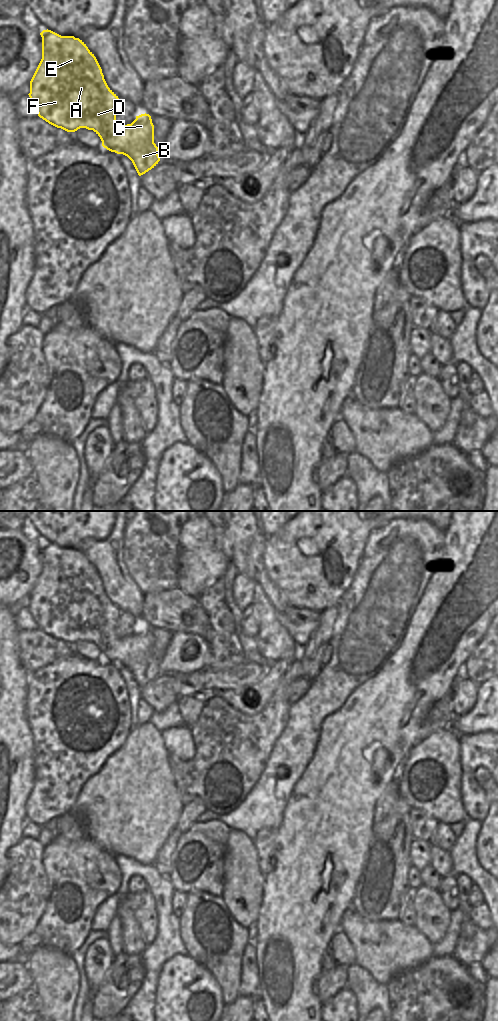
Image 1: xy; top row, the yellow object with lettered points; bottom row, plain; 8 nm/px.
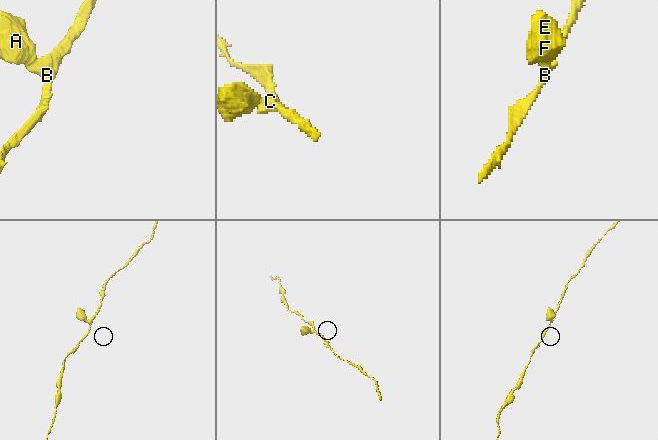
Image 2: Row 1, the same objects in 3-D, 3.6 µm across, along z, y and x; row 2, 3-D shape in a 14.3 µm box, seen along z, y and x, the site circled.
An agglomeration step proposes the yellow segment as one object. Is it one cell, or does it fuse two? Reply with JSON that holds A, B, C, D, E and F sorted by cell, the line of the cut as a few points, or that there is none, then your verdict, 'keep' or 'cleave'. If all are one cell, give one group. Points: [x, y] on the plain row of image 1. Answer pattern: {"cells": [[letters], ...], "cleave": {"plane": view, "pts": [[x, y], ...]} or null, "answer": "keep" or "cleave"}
{"cells": [["A", "B", "C", "D", "E", "F"]], "cleave": null, "answer": "keep"}

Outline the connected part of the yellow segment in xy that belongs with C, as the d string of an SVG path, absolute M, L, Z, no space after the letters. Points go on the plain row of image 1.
M43 542L42 571L30 593L30 613L38 628L49 636L67 644L80 640L93 642L101 651L102 658L111 664L127 668L133 675L139 688L154 680L160 673L158 659L154 655L154 637L149 626L141 626L125 638L116 635L116 625L120 617L118 608L108 599L102 581L86 556L74 548L61 548L51 542Z

